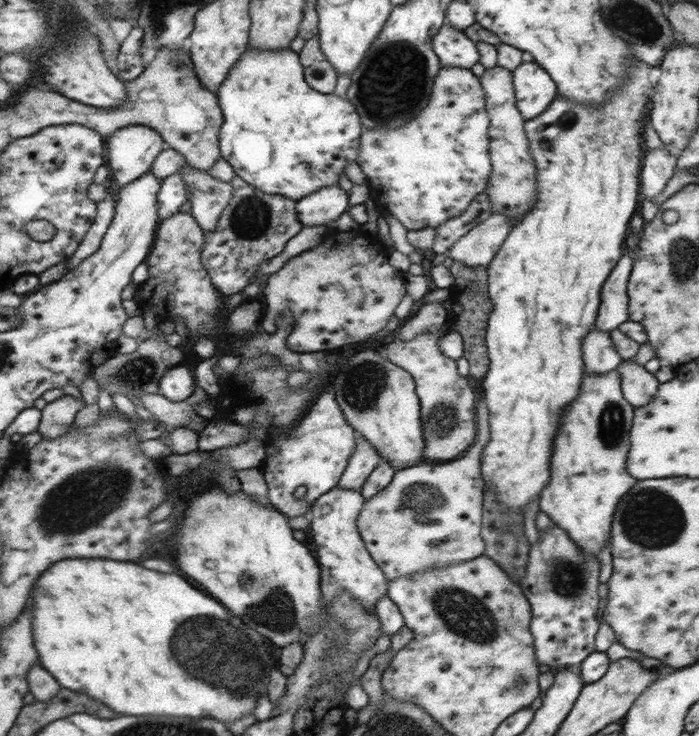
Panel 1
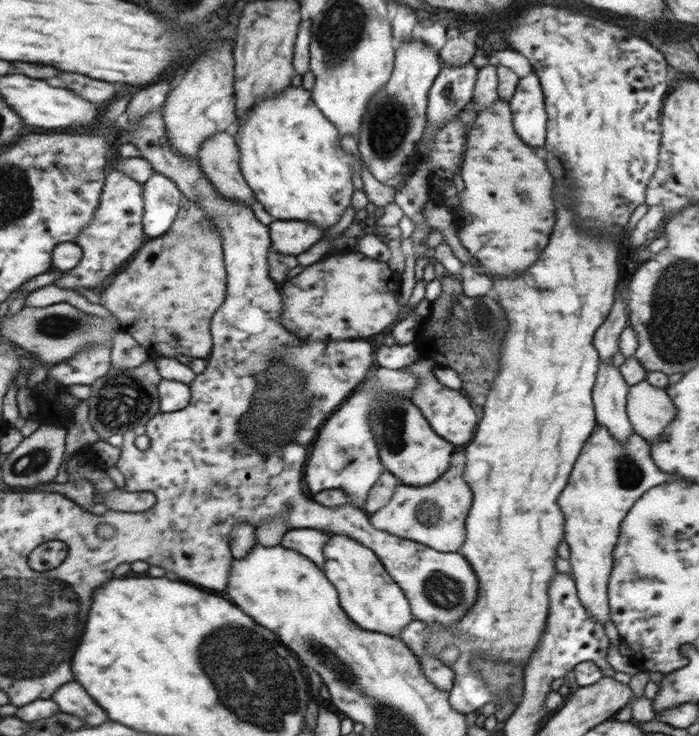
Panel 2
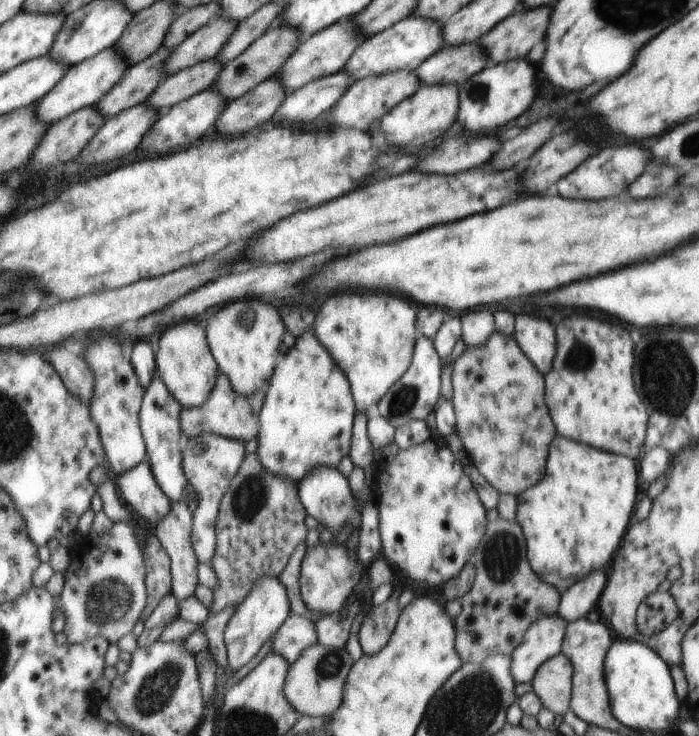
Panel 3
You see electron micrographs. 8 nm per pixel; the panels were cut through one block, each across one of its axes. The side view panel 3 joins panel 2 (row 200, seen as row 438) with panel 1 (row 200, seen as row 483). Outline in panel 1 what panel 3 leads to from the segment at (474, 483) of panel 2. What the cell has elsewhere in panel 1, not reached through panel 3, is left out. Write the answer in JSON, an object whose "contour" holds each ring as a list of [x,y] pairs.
{"contour":[[[634,60],[634,64],[630,66],[630,80],[628,84],[624,84],[620,90],[616,90],[618,94],[608,100],[598,108],[588,108],[588,106],[578,106],[576,102],[570,102],[570,99],[557,96],[551,102],[550,107],[542,112],[537,118],[525,121],[524,130],[529,141],[529,148],[536,165],[536,185],[538,185],[538,204],[534,206],[534,210],[530,210],[526,216],[522,216],[521,220],[511,227],[506,240],[502,243],[500,250],[494,256],[494,260],[488,264],[487,281],[490,300],[492,301],[492,310],[489,314],[487,322],[487,333],[485,334],[487,358],[489,366],[483,379],[481,379],[480,387],[484,391],[483,398],[486,400],[486,408],[488,408],[488,428],[490,430],[490,439],[485,444],[484,453],[481,458],[481,472],[484,482],[488,482],[492,486],[492,492],[496,494],[496,502],[500,506],[506,506],[510,512],[522,515],[524,509],[530,502],[536,502],[544,486],[550,482],[550,458],[552,458],[552,446],[554,446],[554,436],[562,424],[562,414],[568,408],[570,402],[574,402],[574,398],[580,394],[582,386],[582,376],[585,374],[585,363],[582,355],[582,338],[595,328],[598,314],[598,306],[600,306],[600,290],[604,280],[610,276],[612,268],[616,266],[616,262],[620,260],[620,256],[624,254],[624,240],[626,240],[626,232],[628,232],[628,224],[631,224],[632,218],[635,216],[634,210],[638,208],[641,202],[640,195],[640,144],[638,144],[638,128],[640,128],[640,114],[644,108],[644,100],[646,100],[646,92],[652,91],[652,84],[649,80],[650,66],[648,63],[641,60]]]}

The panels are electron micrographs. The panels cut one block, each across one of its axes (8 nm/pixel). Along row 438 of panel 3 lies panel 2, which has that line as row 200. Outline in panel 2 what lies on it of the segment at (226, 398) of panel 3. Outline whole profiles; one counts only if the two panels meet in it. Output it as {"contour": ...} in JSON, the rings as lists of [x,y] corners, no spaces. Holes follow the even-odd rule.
{"contour":[[[222,131],[200,145],[198,159],[205,177],[224,197],[251,206],[253,190],[239,167],[240,150],[231,131]],[[184,199],[171,228],[162,236],[146,241],[100,295],[102,306],[118,318],[120,330],[135,338],[148,354],[158,353],[173,359],[184,354],[206,360],[213,347],[211,319],[225,301],[226,291],[227,272],[221,234],[195,202]]]}

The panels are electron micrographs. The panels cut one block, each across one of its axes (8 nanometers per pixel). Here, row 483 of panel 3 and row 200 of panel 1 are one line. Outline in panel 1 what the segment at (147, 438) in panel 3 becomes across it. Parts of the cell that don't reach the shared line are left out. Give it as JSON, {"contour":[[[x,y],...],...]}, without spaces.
{"contour":[[[176,172],[172,176],[161,179],[157,198],[160,220],[166,220],[180,211],[181,206],[188,200],[186,182],[182,180],[182,172]]]}

